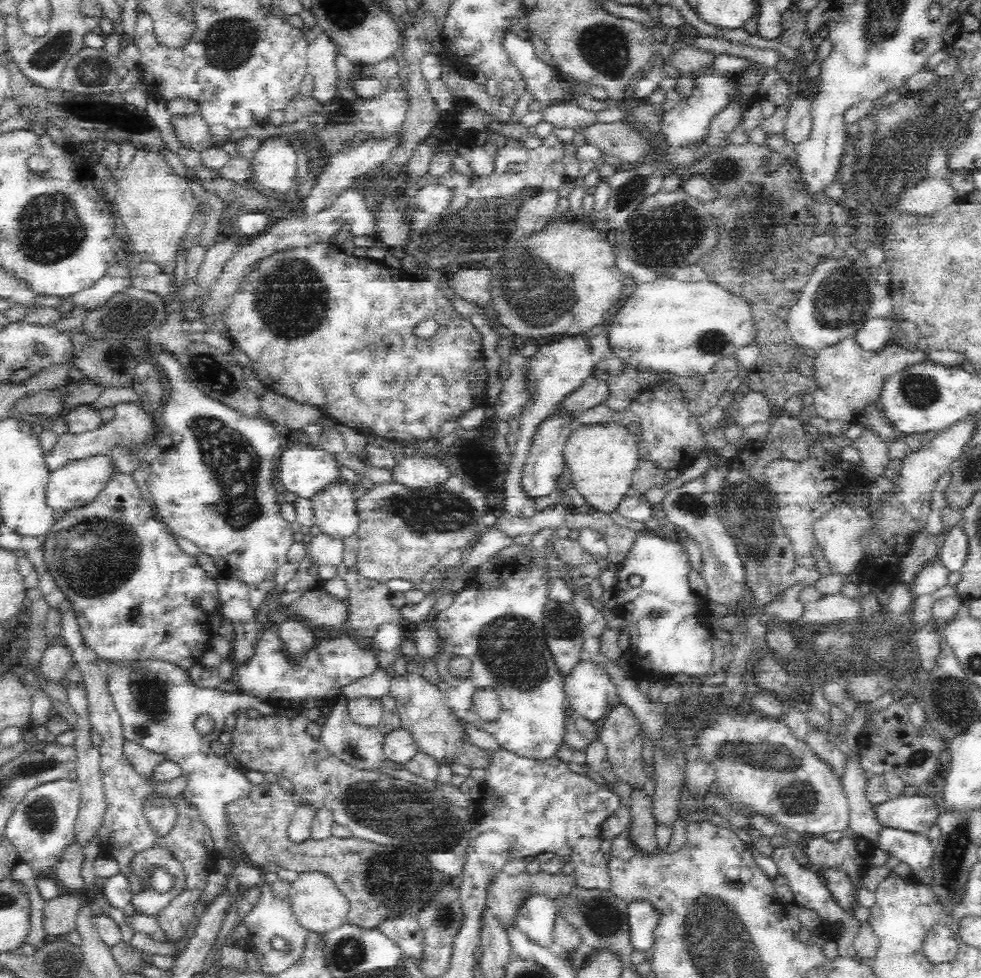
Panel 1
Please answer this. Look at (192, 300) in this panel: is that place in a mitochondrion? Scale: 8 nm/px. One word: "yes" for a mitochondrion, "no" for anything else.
no

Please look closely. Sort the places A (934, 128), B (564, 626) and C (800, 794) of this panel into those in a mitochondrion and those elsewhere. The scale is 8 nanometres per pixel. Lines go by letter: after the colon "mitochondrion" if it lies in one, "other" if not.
A: mitochondrion
B: mitochondrion
C: mitochondrion

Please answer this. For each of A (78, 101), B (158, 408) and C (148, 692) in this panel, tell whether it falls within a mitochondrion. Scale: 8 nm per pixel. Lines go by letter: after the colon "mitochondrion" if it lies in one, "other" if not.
A: mitochondrion
B: other
C: mitochondrion

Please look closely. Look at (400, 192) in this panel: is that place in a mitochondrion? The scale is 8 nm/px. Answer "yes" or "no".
no

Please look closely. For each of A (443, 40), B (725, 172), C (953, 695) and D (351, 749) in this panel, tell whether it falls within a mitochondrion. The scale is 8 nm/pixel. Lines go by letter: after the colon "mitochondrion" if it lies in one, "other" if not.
A: other
B: mitochondrion
C: mitochondrion
D: mitochondrion

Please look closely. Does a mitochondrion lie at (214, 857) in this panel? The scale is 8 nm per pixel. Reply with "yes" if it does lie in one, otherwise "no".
no

